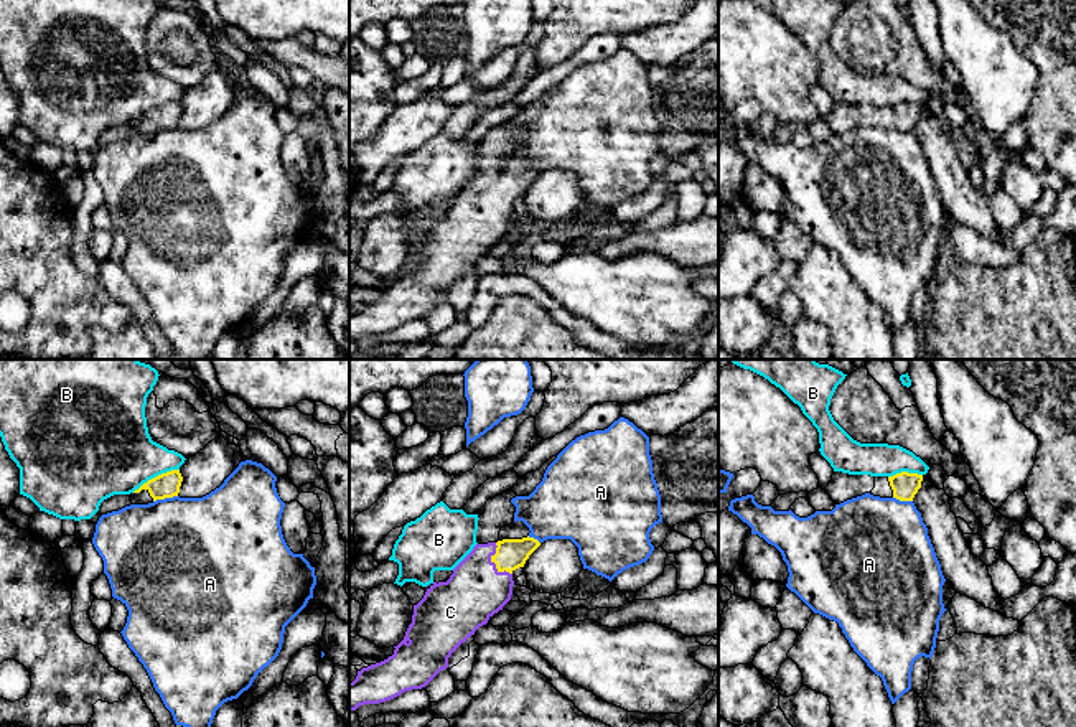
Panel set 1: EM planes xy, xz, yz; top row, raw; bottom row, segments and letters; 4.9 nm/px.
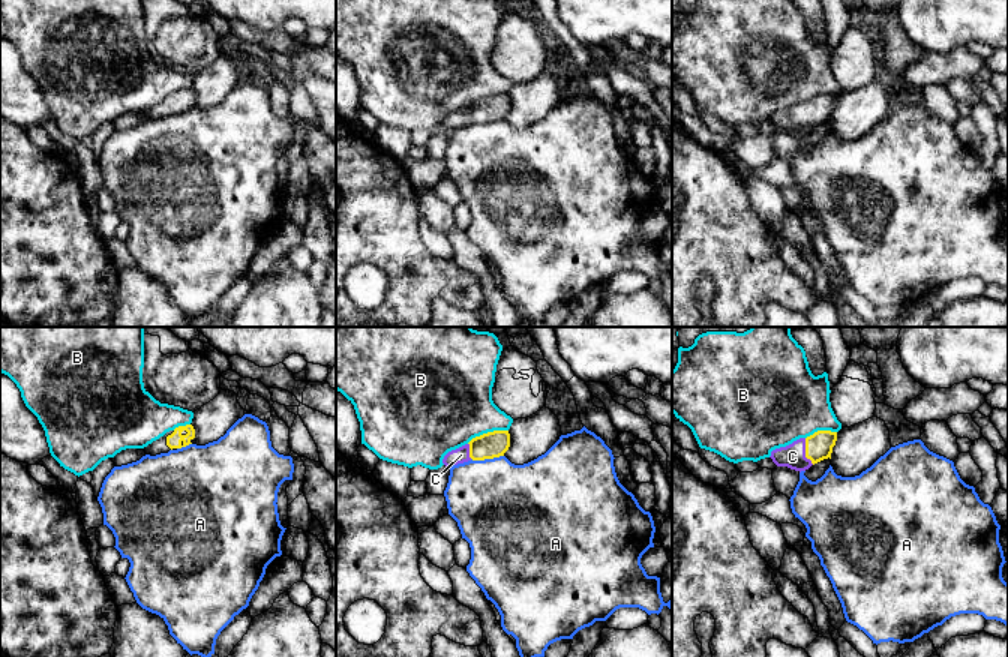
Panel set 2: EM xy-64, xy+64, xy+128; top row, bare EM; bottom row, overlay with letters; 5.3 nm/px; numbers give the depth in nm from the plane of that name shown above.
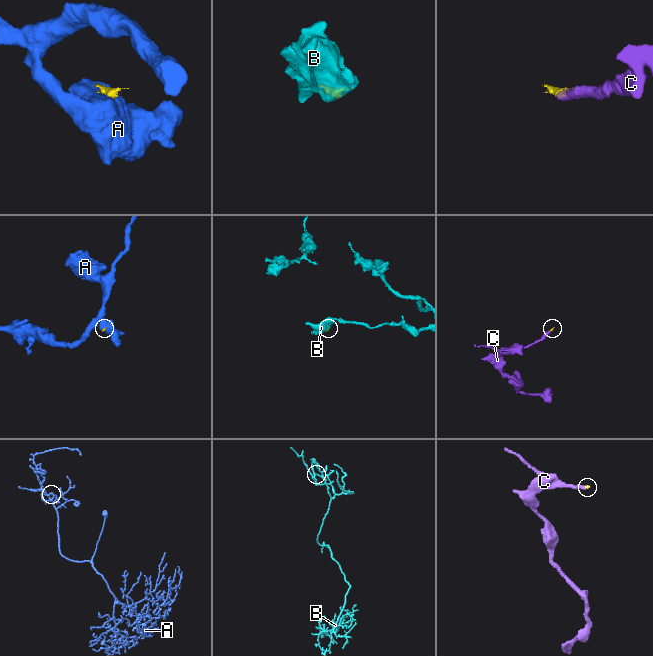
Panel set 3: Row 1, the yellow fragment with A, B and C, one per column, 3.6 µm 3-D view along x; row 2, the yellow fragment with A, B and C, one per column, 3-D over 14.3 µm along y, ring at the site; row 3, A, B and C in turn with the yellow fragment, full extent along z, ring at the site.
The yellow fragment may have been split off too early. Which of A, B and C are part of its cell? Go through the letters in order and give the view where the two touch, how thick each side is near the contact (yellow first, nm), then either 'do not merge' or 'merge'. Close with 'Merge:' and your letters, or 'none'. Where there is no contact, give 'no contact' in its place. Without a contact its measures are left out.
A: contact in xy; calibres 130 and 480 nm; do not merge
B: contact in xy; calibres 130 and 420 nm; do not merge
C: contact in xz; calibres 150 and 280 nm; merge
Merge: C

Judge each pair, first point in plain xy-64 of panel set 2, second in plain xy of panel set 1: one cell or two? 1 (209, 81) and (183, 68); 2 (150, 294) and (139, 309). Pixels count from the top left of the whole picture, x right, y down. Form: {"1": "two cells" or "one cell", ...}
{"1": "two cells", "2": "two cells"}

